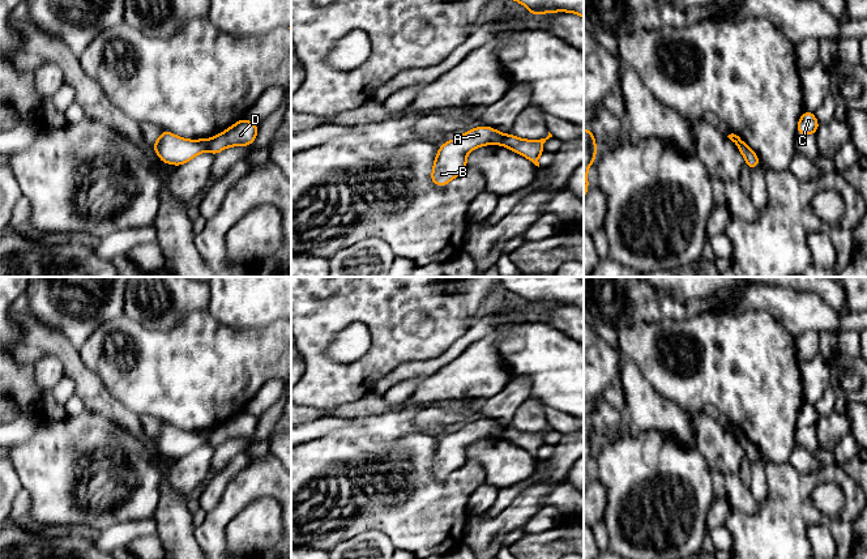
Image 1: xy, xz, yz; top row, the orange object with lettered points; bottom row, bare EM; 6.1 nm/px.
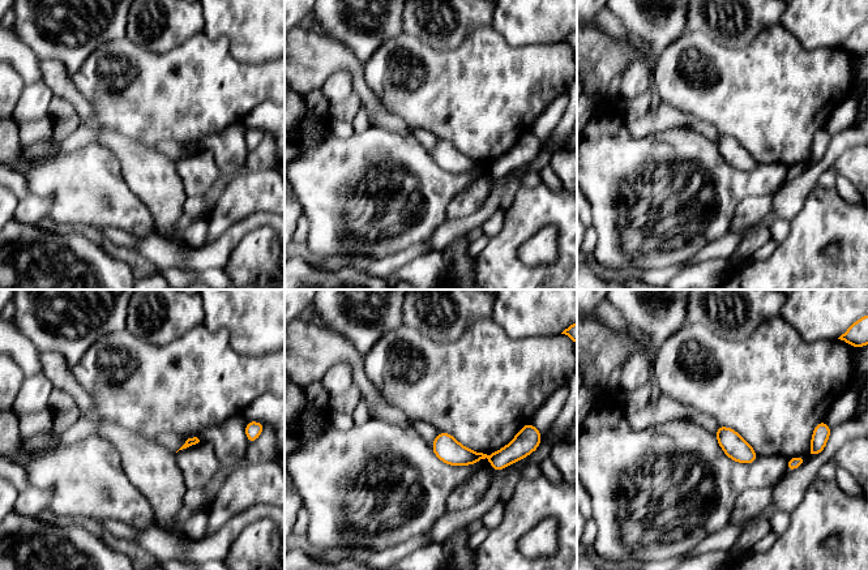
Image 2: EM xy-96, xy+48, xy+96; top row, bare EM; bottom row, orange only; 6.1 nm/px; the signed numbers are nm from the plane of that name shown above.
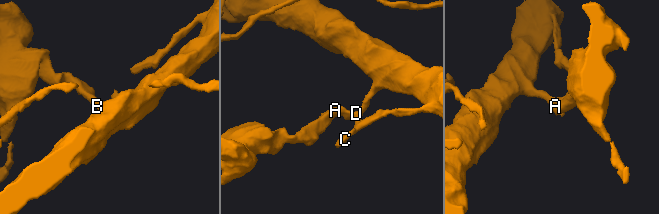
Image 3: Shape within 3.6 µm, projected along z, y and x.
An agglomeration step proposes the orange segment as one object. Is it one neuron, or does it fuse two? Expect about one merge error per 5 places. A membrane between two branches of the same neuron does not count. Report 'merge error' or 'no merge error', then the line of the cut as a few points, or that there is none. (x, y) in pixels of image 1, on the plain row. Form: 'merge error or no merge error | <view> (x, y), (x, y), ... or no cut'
merge error | xy (212, 431), (206, 442)

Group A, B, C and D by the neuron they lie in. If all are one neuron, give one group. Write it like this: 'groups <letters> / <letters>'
groups A B / C D

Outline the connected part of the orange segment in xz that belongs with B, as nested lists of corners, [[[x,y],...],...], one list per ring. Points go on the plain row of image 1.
[[[479,418],[445,434],[434,453],[431,474],[437,479],[445,479],[466,462],[466,449],[471,443],[484,438],[501,438],[504,430],[505,427],[495,421]]]

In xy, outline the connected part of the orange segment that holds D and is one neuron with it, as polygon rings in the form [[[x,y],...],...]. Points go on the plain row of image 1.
[[[243,410],[222,426],[215,427],[210,432],[208,443],[215,449],[230,439],[248,439],[256,432],[257,424],[259,418]]]

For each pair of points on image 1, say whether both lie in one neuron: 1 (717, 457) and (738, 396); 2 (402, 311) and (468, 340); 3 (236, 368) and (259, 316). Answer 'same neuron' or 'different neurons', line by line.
1: different neurons
2: different neurons
3: different neurons

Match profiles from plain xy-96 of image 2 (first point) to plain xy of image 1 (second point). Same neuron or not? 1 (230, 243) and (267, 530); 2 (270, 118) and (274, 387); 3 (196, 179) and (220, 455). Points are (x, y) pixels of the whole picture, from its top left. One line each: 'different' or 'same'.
1: same
2: same
3: different

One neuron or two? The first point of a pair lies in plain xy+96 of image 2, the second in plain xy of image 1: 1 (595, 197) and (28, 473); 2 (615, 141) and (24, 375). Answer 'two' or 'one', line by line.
1: one
2: two

